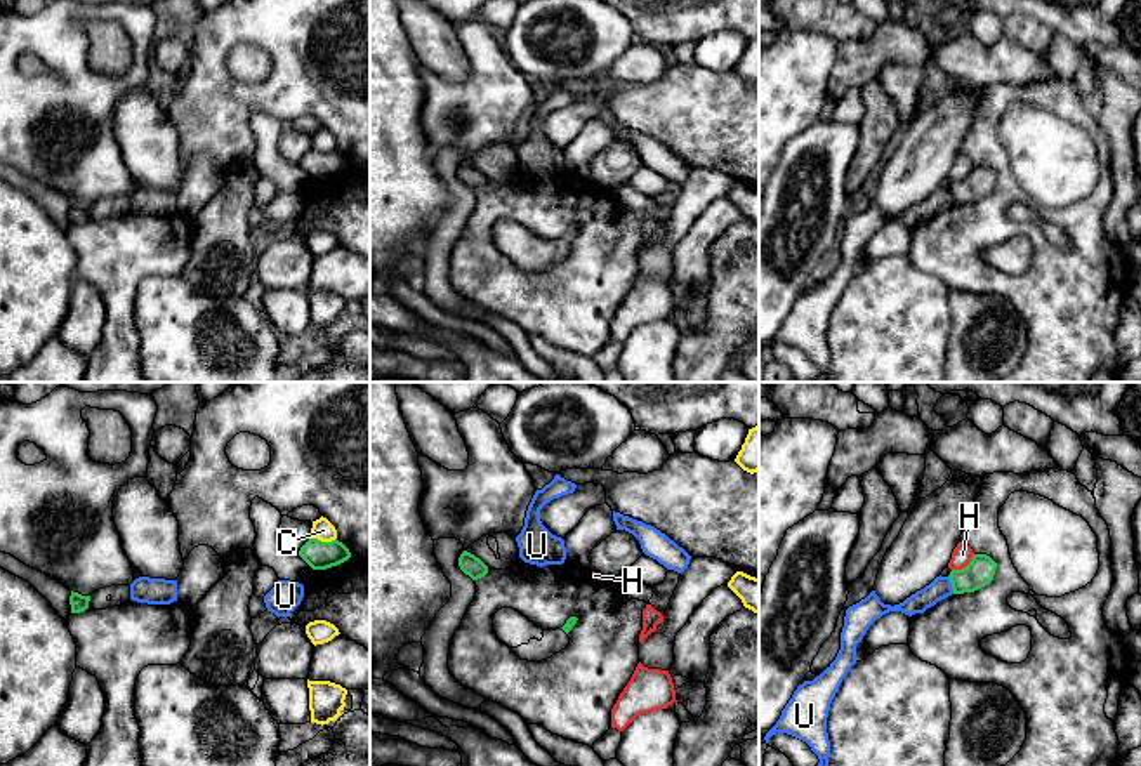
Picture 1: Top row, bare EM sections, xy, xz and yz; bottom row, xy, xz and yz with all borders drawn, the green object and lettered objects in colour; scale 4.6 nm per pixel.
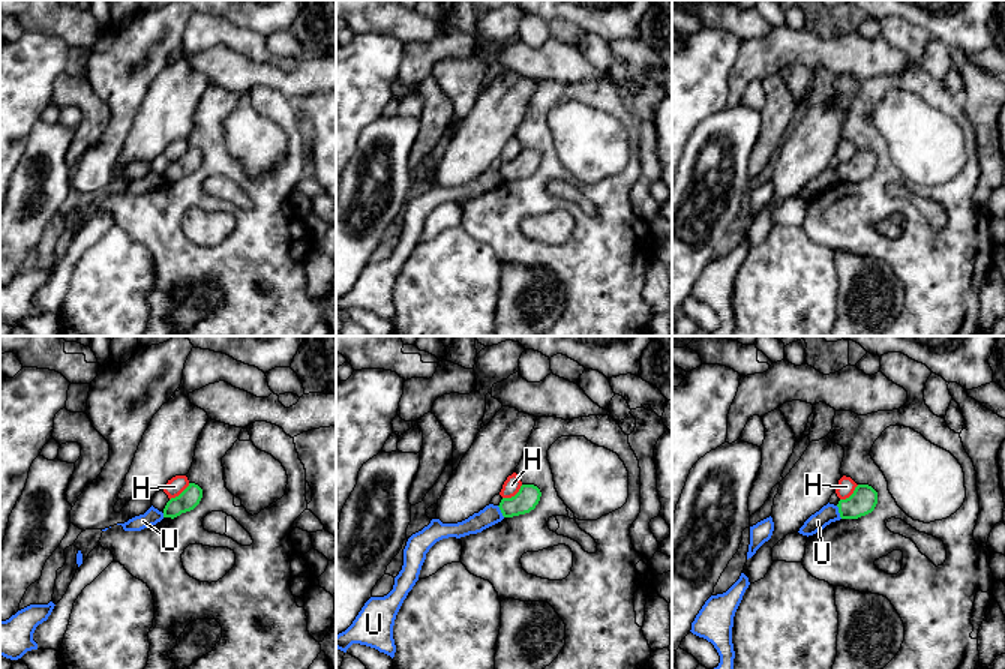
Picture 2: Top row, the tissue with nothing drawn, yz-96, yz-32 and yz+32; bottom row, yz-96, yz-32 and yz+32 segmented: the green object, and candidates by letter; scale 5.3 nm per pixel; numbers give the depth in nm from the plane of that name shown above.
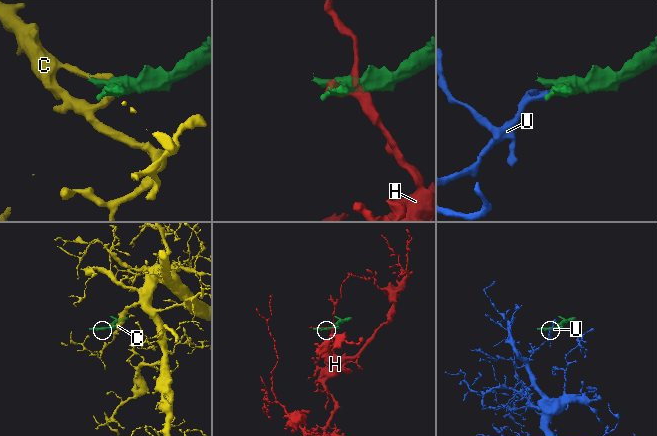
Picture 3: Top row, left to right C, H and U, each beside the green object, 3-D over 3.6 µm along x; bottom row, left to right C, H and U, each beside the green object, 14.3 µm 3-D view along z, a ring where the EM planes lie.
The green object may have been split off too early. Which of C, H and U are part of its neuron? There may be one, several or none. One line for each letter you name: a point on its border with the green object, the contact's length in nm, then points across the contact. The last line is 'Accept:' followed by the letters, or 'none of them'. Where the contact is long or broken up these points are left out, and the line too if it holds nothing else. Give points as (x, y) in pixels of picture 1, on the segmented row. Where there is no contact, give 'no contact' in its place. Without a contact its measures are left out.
Accept: none of them

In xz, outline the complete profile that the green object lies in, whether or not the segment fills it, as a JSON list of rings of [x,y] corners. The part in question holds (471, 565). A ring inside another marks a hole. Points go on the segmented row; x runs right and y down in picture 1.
[[[464,551],[458,558],[460,570],[472,580],[478,580],[488,573],[488,566],[474,554]]]

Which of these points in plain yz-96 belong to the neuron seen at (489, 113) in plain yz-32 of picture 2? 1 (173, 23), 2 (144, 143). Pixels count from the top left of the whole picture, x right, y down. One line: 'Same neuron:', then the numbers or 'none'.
Same neuron: 2

